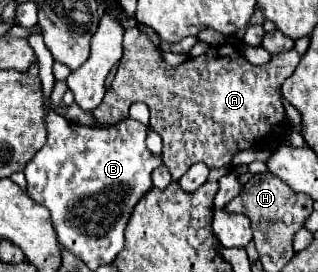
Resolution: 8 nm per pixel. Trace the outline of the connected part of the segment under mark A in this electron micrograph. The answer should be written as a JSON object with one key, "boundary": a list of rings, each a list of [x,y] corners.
{"boundary":[[[134,27],[124,33],[124,57],[102,105],[92,113],[102,125],[116,125],[126,119],[126,109],[134,101],[146,103],[150,109],[148,127],[162,137],[164,165],[170,169],[172,179],[178,181],[198,161],[204,161],[210,169],[226,167],[236,151],[270,139],[278,125],[282,137],[284,105],[278,87],[294,73],[298,63],[300,53],[292,49],[272,55],[266,65],[252,65],[232,43],[222,43],[196,59],[172,67],[162,59],[152,39]]]}

